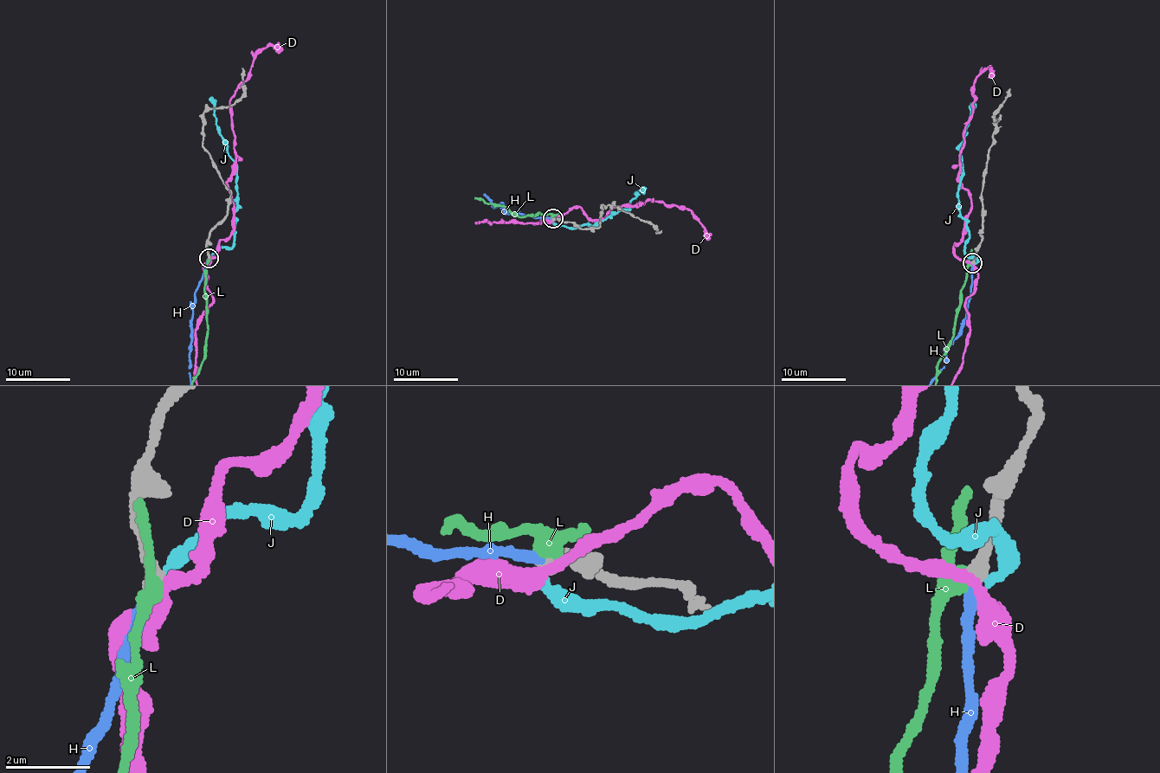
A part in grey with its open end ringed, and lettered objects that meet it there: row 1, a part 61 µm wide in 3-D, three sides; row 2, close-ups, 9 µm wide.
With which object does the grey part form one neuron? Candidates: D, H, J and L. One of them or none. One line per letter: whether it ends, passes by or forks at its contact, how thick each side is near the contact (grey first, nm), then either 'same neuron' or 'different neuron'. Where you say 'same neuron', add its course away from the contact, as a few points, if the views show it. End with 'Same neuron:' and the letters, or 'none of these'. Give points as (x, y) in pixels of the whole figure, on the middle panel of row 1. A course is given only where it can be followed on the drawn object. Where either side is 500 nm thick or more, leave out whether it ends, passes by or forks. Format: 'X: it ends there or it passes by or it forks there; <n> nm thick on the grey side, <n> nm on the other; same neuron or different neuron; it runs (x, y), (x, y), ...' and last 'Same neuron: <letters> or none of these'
D: it passes by; 360 nm thick on the grey side, 280 nm on the other; different neuron
H: it ends there; 340 nm thick on the grey side, 260 nm on the other; same neuron
J: it ends there; 360 nm thick on the grey side, 300 nm on the other; different neuron
L: it passes by; 360 nm thick on the grey side, 320 nm on the other; different neuron
Same neuron: H

